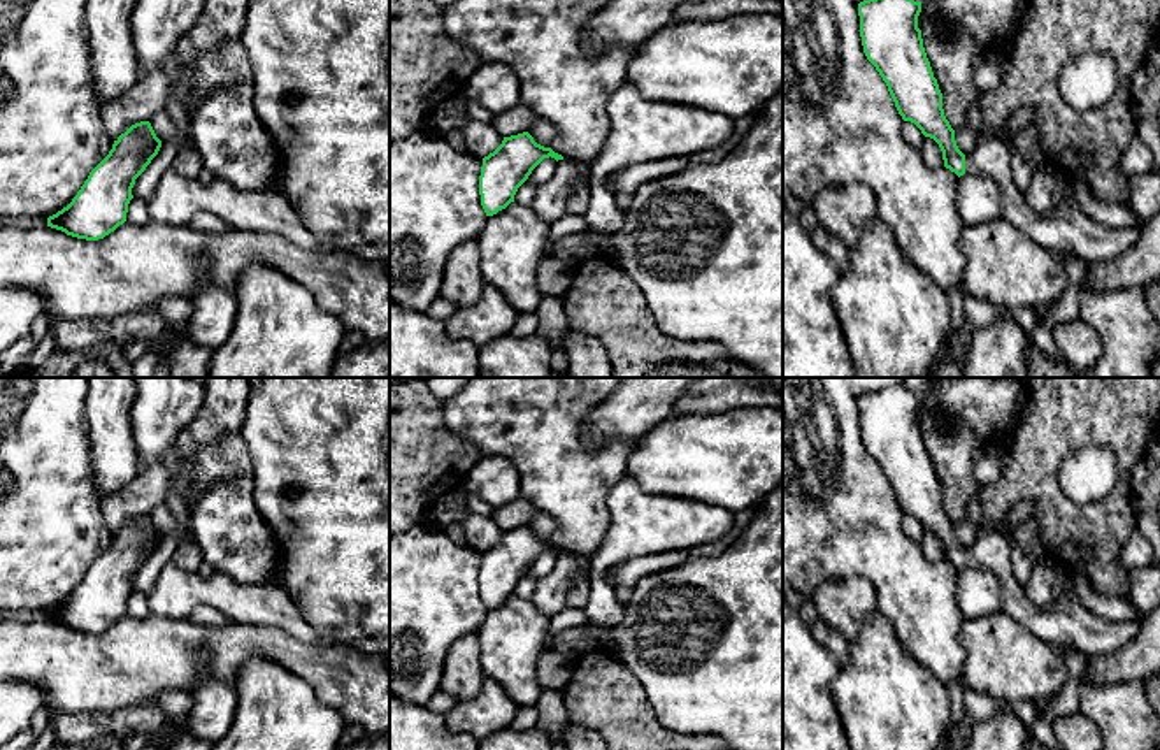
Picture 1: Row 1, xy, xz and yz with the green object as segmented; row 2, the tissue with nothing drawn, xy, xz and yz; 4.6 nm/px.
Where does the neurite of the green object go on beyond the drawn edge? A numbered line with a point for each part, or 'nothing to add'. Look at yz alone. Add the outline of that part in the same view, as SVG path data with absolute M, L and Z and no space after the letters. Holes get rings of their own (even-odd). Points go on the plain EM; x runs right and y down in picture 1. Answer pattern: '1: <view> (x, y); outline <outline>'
1: yz (1066, 624); outline M979 441L974 457L976 490L969 504L969 520L976 527L976 541L965 548L965 567L988 569L1002 585L1002 611L1032 631L1044 643L1056 648L1074 648L1088 659L1120 650L1130 643L1141 622L1109 622L1088 611L1081 601L1067 592L1048 608L1035 608L1025 587L1014 578L1011 567L1011 544L1004 532L983 529L981 492L995 483L1004 464L992 451L990 441Z

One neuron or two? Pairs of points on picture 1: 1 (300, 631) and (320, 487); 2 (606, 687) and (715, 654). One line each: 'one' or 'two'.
1: two
2: two

